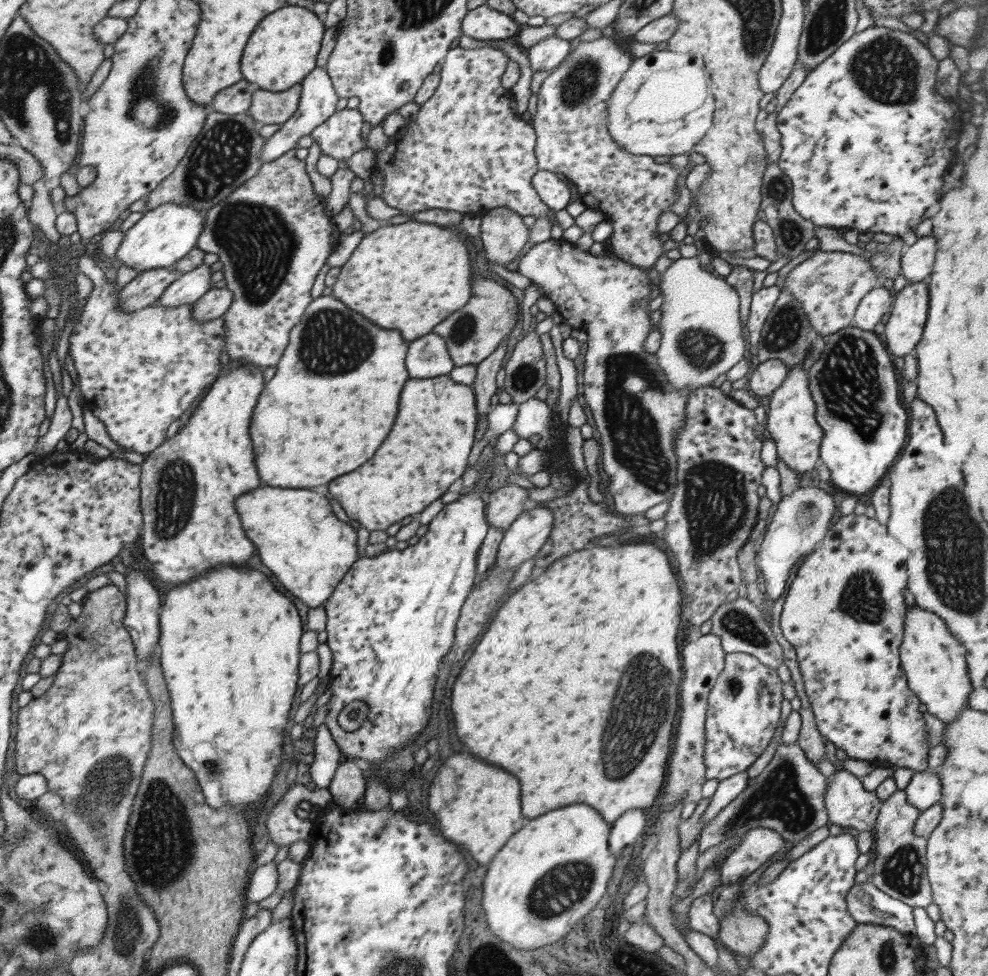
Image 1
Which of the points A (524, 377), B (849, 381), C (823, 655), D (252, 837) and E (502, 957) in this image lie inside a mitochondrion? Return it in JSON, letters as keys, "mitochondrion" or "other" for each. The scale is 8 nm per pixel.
{"A":"mitochondrion","B":"mitochondrion","C":"other","D":"other","E":"mitochondrion"}

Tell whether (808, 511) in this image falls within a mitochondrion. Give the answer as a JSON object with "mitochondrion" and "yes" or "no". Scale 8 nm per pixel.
{"mitochondrion":"yes"}

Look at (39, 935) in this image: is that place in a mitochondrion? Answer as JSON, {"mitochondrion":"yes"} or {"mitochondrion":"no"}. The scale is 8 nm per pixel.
{"mitochondrion":"yes"}

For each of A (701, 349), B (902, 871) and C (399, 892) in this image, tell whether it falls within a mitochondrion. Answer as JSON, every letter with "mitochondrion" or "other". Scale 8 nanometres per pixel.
{"A":"mitochondrion","B":"mitochondrion","C":"other"}

